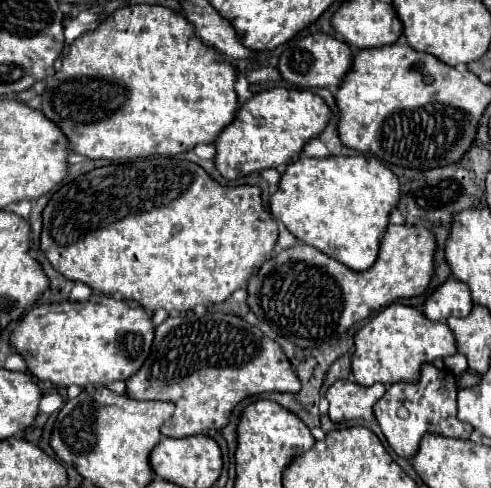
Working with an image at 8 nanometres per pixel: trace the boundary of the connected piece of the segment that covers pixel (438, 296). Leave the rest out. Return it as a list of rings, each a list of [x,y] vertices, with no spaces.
[[[448,278],[426,302],[424,302],[424,316],[432,322],[444,322],[450,316],[468,316],[474,308],[472,294],[468,284]]]

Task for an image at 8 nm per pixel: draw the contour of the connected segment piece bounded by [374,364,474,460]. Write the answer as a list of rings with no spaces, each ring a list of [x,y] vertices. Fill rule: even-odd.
[[[424,364],[422,376],[416,384],[408,384],[408,382],[392,384],[386,390],[386,394],[380,398],[380,402],[376,402],[374,416],[380,424],[382,434],[386,436],[388,444],[392,446],[392,450],[398,456],[408,458],[408,460],[414,458],[418,448],[420,448],[420,442],[426,434],[440,434],[446,438],[470,440],[474,428],[456,418],[458,388],[456,388],[454,380],[450,382],[450,376],[446,372],[448,370],[438,370],[432,364]]]

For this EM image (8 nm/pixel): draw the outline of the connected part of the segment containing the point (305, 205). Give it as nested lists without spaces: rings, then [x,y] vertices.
[[[300,156],[288,164],[278,192],[270,198],[270,212],[300,242],[306,242],[330,258],[344,262],[350,270],[368,270],[380,252],[380,242],[390,226],[390,212],[402,194],[396,174],[366,156]]]

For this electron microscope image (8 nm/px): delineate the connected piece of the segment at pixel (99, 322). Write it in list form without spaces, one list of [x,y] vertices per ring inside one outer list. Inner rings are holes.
[[[94,294],[86,302],[56,302],[56,304],[34,306],[32,310],[28,310],[22,324],[10,336],[12,348],[26,358],[28,370],[38,380],[50,380],[66,388],[72,384],[108,386],[118,380],[128,380],[146,362],[152,342],[154,342],[152,314],[146,312],[142,306],[130,308],[124,300],[118,300],[106,294]]]

